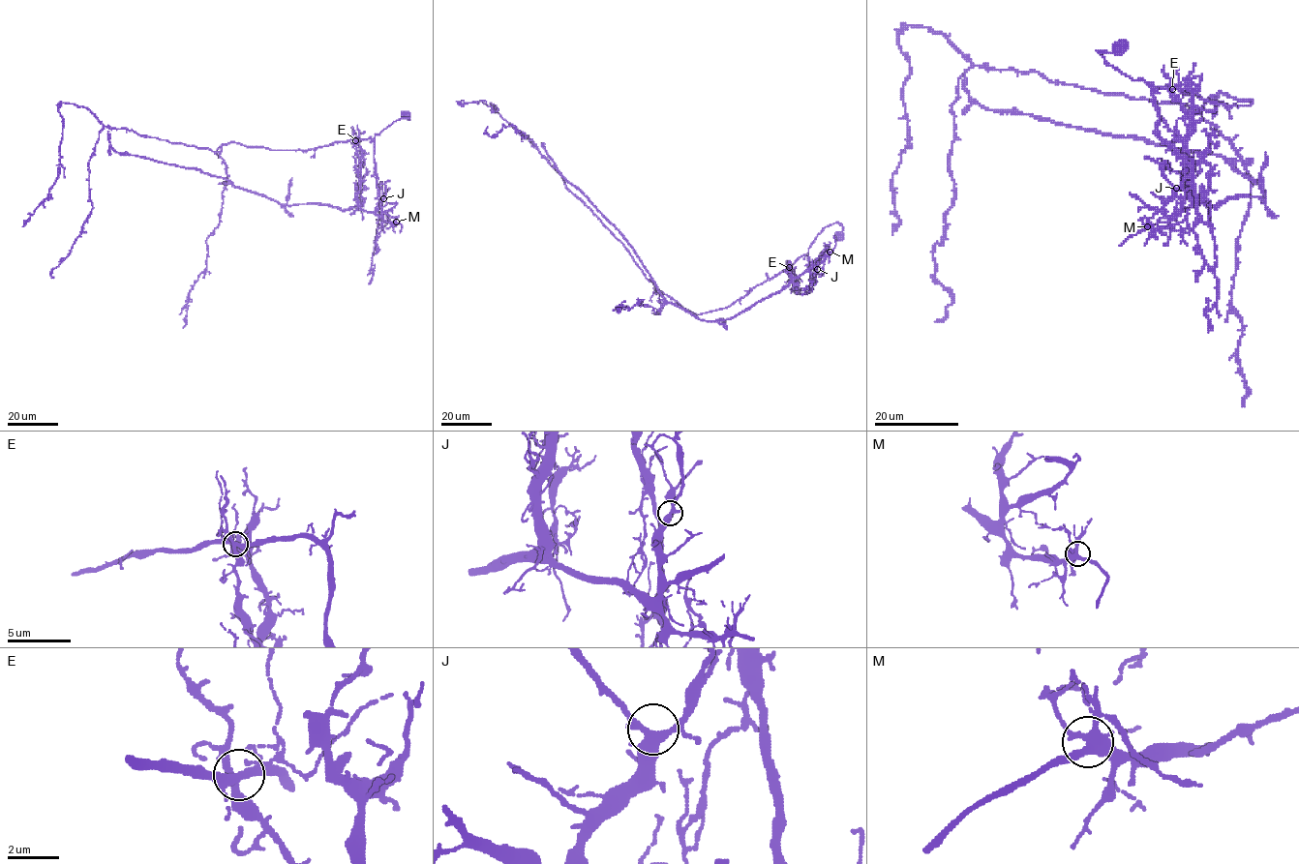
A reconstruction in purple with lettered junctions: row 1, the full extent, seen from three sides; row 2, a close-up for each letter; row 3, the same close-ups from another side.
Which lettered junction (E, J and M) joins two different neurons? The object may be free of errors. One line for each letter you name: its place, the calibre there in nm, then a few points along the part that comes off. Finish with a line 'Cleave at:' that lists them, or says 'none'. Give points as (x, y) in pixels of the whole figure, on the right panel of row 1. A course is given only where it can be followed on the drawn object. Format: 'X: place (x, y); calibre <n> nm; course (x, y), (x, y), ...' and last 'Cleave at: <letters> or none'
E: place (1172, 89); calibre 360 nm; course (1172, 89), (1253, 102), (1218, 92), (1192, 108), (985, 69), (908, 25), (891, 235)
Cleave at: E

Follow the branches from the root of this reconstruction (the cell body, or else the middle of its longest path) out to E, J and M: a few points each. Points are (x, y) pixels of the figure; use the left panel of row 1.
E: (405, 116), (408, 118), (394, 121), (373, 139), (355, 140)
J: (405, 116), (408, 118), (394, 121), (373, 139), (356, 142), (357, 205), (380, 216), (383, 198)
M: (405, 116), (408, 118), (394, 121), (373, 139), (359, 139), (355, 145), (357, 205), (385, 223), (396, 222)

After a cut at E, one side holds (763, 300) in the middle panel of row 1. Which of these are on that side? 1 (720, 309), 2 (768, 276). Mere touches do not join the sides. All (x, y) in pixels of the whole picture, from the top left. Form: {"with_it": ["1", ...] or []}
{"with_it": []}

